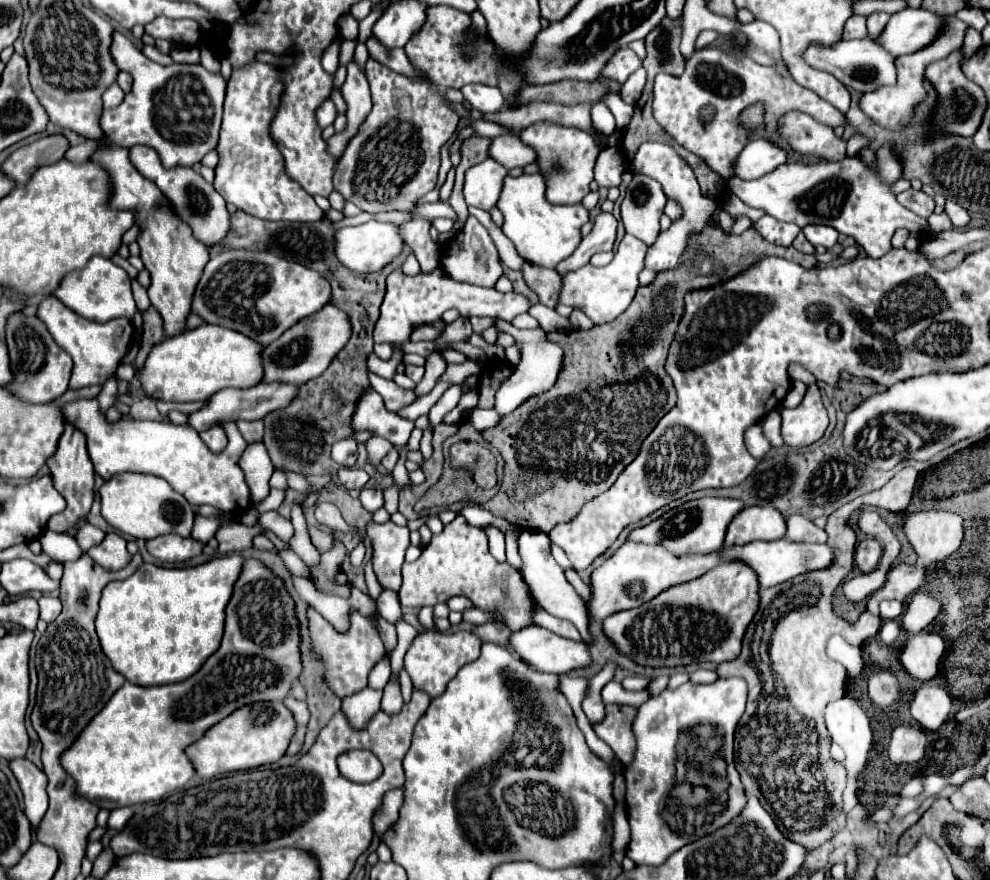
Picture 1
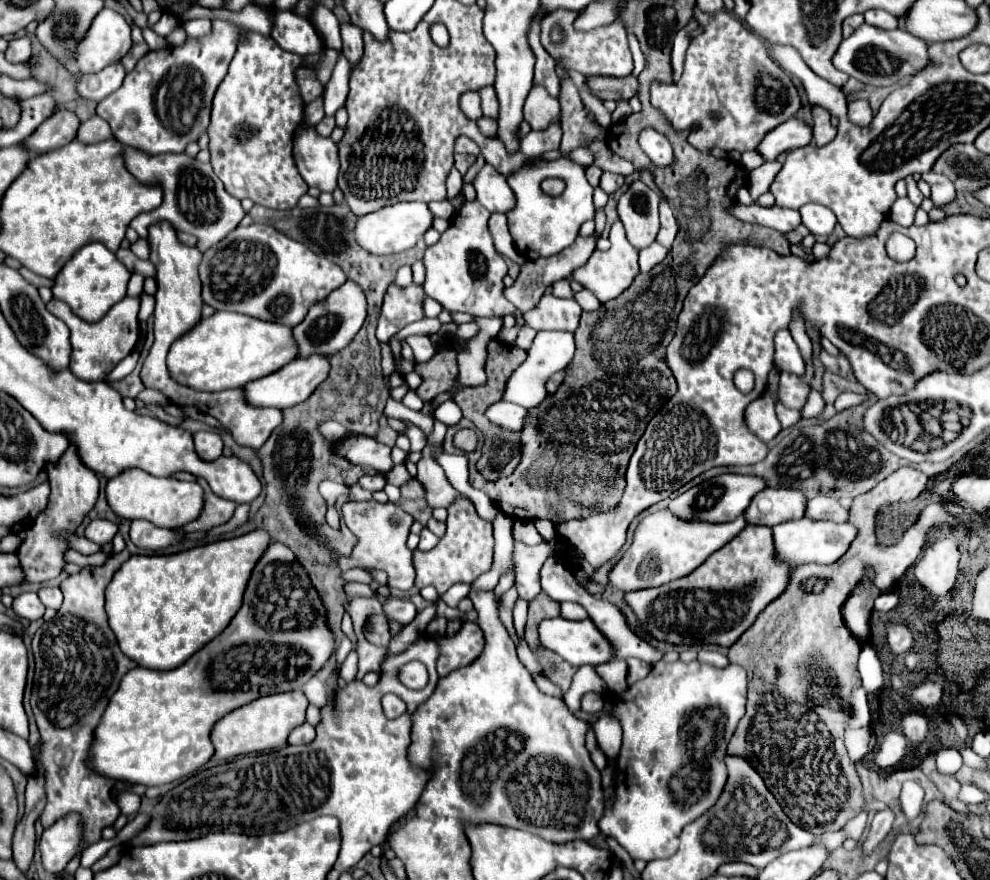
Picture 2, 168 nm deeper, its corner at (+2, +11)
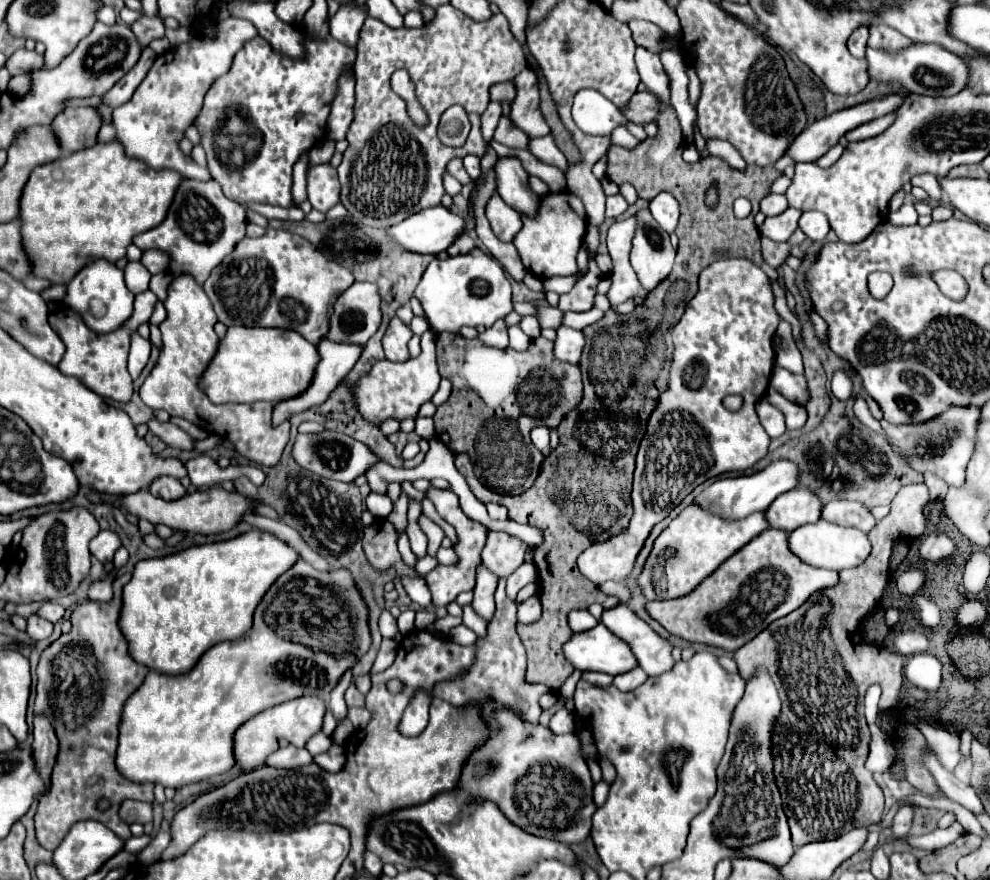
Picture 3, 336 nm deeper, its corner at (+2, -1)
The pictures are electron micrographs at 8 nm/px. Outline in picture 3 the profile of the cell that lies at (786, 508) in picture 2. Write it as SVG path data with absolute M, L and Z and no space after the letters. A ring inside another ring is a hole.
M791 489L779 495L767 509L765 519L769 527L781 531L795 531L821 519L821 499L809 489Z

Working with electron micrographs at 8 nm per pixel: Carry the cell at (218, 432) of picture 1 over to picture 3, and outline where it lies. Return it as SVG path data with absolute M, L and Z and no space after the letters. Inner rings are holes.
M199 455L199 457L193 457L185 463L185 467L189 469L189 479L191 483L201 489L201 487L213 487L213 485L219 485L221 481L233 481L241 475L247 475L247 477L255 484L262 485L265 481L265 475L261 469L257 469L257 466L239 466L229 465L229 467L221 467L217 461L213 461L209 455Z

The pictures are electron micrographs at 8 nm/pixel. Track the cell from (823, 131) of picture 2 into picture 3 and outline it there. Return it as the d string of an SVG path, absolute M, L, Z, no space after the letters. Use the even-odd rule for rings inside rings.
M837 143L837 145L833 145L823 157L819 157L815 163L817 163L819 167L829 167L829 165L833 165L833 163L841 157L841 153L843 153L843 147Z

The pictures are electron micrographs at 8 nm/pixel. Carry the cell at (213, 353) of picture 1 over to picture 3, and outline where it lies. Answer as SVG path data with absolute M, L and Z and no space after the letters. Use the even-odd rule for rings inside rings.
M233 325L227 327L217 353L201 373L201 389L211 403L277 403L295 397L309 387L317 361L317 347L297 331Z

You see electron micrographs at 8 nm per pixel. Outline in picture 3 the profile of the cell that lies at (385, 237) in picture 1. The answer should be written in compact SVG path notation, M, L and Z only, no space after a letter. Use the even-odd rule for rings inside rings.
M443 205L423 209L397 225L387 227L389 241L419 255L437 255L445 251L463 231L463 219Z

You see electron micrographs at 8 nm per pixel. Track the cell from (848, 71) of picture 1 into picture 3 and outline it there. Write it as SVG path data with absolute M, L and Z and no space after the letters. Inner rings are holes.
M913 43L901 51L881 51L867 47L867 75L879 83L897 83L899 87L919 95L955 95L967 83L967 65L957 55L937 45Z

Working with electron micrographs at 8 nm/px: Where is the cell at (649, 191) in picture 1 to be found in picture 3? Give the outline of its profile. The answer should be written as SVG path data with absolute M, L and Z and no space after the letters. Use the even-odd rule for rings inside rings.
M639 209L635 219L637 227L631 249L631 265L643 289L651 291L671 273L675 249L669 241L669 235L661 231L649 209Z

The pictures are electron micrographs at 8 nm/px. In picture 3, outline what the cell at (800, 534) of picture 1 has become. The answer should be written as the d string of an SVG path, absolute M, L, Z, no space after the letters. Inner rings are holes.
M829 501L821 517L829 523L837 523L841 527L857 527L859 531L871 531L875 519L869 515L869 509L857 501Z

